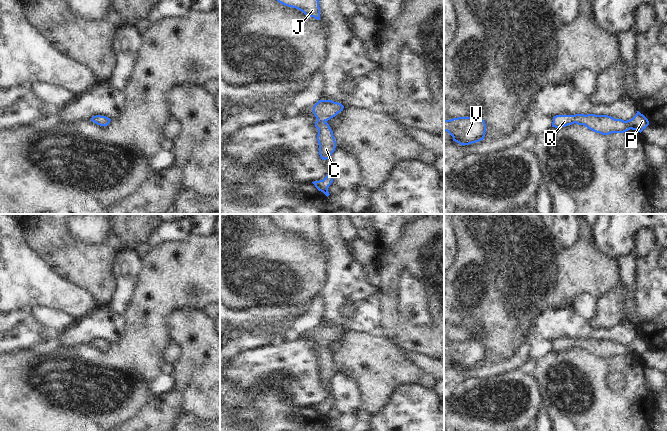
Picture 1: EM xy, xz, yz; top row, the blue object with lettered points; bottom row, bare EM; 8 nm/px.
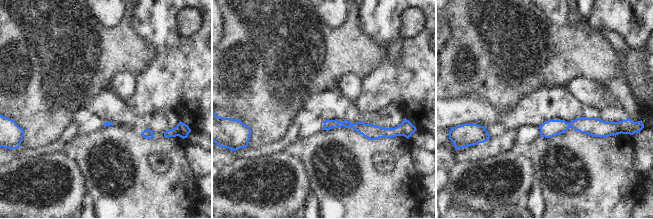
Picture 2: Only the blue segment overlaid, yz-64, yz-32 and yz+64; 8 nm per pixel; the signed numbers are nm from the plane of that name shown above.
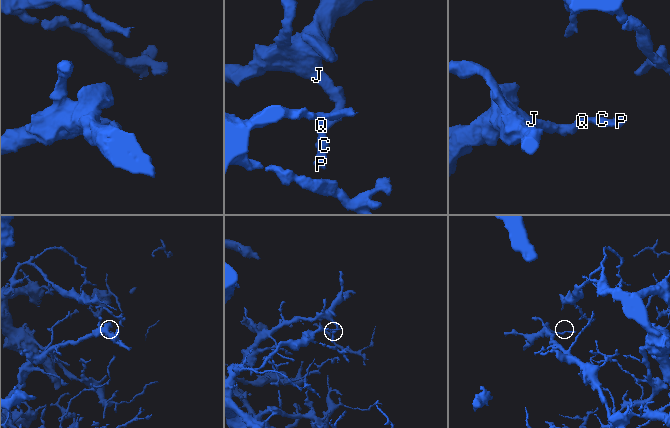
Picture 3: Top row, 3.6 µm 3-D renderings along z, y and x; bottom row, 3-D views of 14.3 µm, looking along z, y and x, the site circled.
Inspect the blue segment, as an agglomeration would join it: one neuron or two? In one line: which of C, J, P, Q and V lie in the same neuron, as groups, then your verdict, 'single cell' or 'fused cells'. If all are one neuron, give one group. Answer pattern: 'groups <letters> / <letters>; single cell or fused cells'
groups C J P Q V; single cell

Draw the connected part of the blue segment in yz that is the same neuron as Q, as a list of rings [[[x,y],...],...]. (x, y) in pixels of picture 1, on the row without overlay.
[[[637,335],[636,339],[627,345],[615,343],[608,339],[556,339],[553,341],[552,351],[562,352],[574,347],[584,349],[588,353],[602,359],[624,357],[630,353],[641,357],[649,349],[648,343]]]

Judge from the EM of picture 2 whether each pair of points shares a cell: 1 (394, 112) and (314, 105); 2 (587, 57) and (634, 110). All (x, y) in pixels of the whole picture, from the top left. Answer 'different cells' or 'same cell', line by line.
1: same cell
2: different cells

